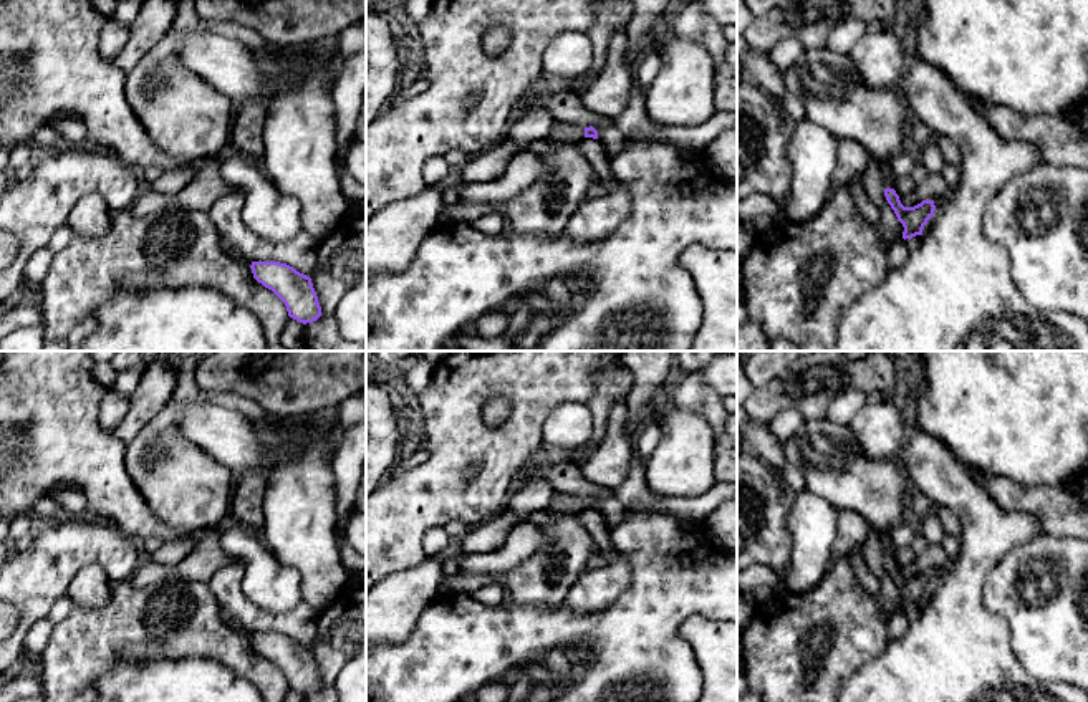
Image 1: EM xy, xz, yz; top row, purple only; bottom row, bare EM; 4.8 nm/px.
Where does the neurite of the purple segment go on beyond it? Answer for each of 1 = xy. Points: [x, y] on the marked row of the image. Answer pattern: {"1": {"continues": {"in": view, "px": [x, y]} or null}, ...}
{"1": {"continues": null}}

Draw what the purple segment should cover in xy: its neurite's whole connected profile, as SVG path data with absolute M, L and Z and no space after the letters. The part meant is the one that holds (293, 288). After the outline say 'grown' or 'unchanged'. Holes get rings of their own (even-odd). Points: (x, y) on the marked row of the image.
M252 262L250 268L253 278L285 303L290 318L306 325L321 316L310 276L280 262Z; unchanged

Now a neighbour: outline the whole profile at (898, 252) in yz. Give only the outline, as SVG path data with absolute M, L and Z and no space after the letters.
M904 238L894 242L888 250L889 270L896 270L906 263L909 250Z

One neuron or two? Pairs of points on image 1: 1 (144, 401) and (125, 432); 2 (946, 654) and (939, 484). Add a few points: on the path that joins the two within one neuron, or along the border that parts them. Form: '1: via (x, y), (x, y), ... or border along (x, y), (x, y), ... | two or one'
1: via (141, 409), (131, 424) | one
2: via (954, 611), (956, 600), (974, 562), (974, 522) | one

